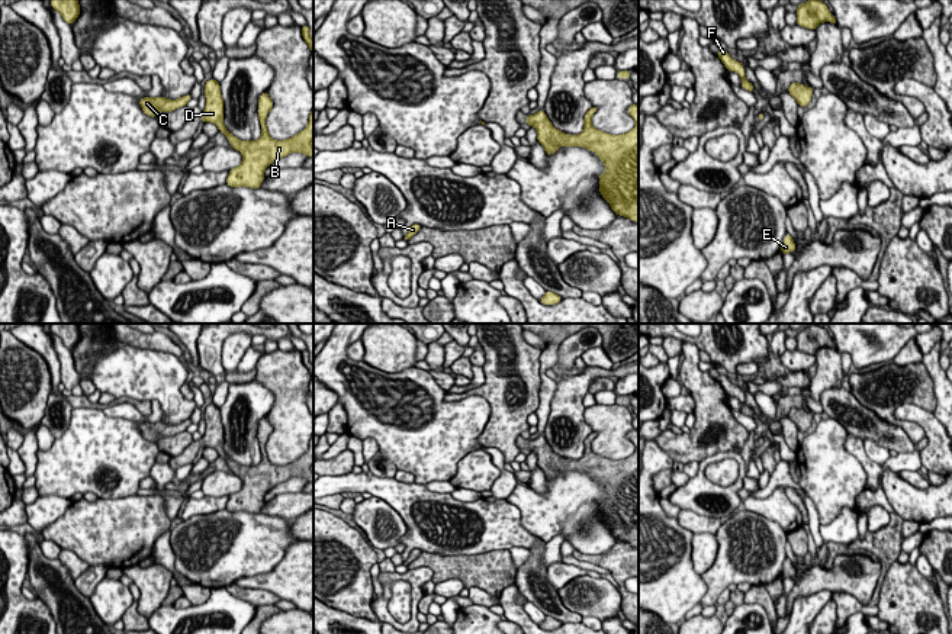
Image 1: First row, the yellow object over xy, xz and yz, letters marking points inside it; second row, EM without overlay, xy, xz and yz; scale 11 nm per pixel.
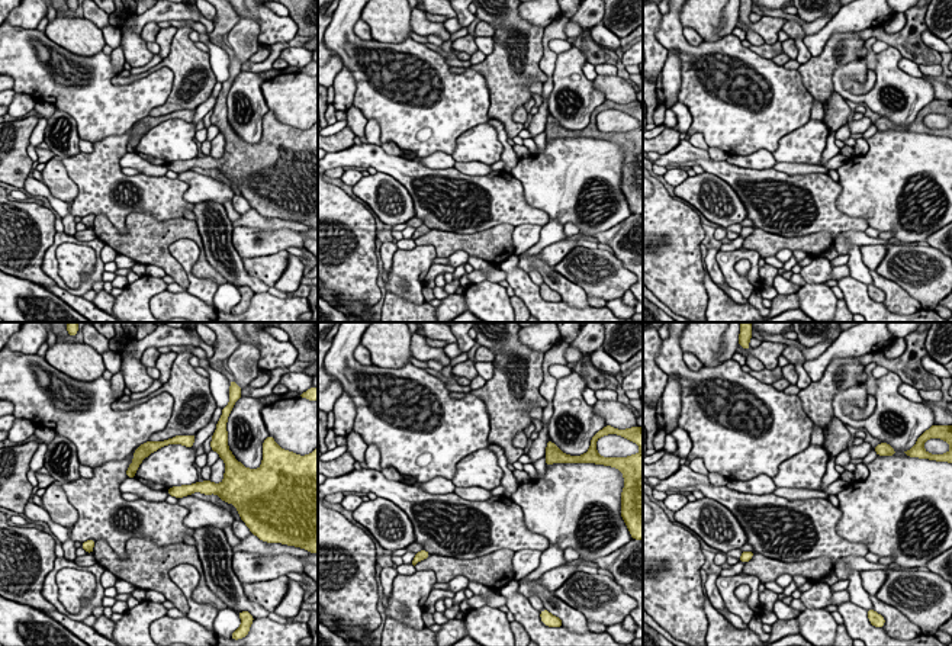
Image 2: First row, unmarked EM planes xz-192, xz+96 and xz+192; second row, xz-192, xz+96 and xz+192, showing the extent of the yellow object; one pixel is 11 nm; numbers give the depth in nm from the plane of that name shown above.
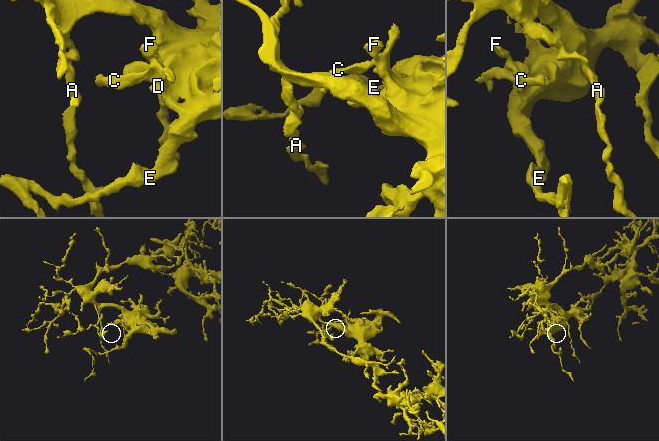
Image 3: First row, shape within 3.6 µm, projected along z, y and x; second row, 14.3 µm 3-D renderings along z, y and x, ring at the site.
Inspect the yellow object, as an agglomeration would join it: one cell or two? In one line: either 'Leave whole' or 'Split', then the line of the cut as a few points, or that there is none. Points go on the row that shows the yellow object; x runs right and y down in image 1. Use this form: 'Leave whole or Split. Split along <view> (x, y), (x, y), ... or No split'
Leave whole. No split

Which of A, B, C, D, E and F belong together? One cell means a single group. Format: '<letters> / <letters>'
A B C D E F

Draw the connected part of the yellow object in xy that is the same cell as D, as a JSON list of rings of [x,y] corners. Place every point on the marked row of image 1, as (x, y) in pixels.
[[[210,78],[205,84],[206,106],[199,115],[202,122],[212,122],[218,126],[229,141],[231,147],[242,154],[239,167],[229,170],[226,184],[229,187],[251,187],[260,189],[264,180],[266,168],[274,161],[289,155],[290,152],[302,152],[308,158],[313,157],[313,109],[309,115],[308,126],[292,138],[276,141],[268,135],[266,119],[273,107],[273,100],[264,91],[258,97],[258,119],[261,125],[261,136],[257,141],[241,141],[226,131],[223,126],[223,99],[221,86]]]

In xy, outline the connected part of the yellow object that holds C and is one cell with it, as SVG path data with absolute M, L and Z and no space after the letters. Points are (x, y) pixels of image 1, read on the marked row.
M186 94L177 100L168 100L165 97L155 97L155 99L142 97L139 100L139 106L142 107L145 115L155 118L160 112L171 112L186 106L190 99L192 94Z

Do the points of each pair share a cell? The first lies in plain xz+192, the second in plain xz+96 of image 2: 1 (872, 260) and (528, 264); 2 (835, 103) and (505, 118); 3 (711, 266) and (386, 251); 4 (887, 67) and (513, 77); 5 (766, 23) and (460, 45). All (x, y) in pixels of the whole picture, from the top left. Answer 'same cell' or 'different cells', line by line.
1: different cells
2: different cells
3: same cell
4: different cells
5: different cells

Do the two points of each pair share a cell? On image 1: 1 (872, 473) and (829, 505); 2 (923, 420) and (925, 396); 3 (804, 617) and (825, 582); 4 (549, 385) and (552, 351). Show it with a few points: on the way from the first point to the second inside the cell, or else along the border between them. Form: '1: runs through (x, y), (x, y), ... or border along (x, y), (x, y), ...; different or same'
1: border along (846, 450), (865, 472), (865, 488); different
2: border along (894, 408), (897, 420), (914, 421), (926, 435); different
3: border along (830, 591), (798, 595), (791, 610); different
4: runs through (543, 376), (543, 366), (547, 360); same

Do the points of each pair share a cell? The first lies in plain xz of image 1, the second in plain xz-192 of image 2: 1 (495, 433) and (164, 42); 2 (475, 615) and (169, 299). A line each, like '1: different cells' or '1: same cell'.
1: different cells
2: different cells

